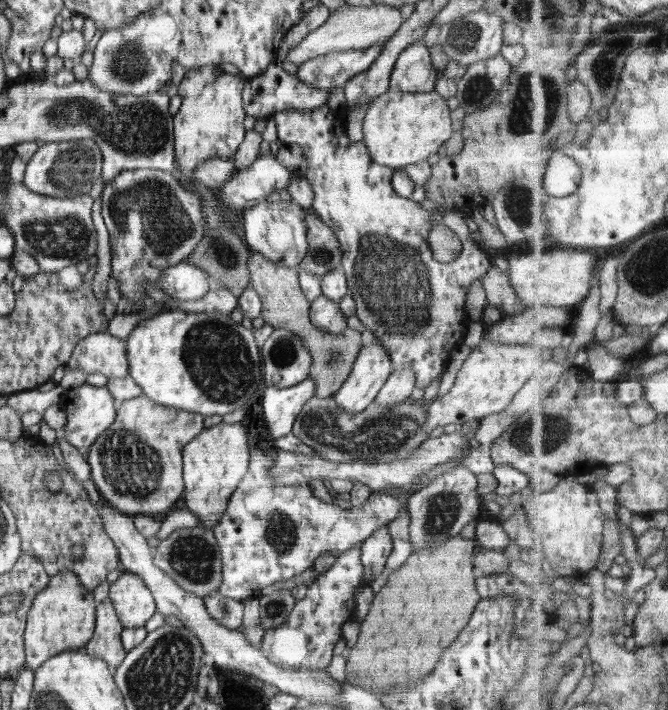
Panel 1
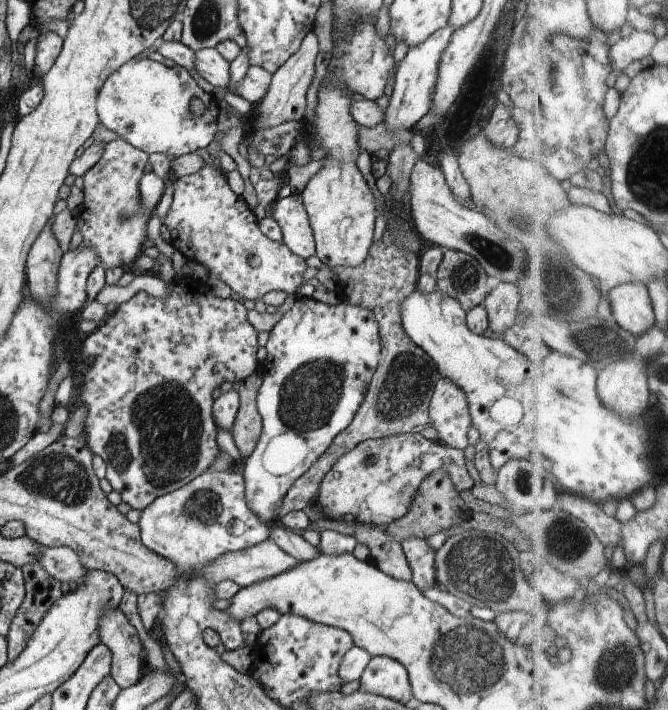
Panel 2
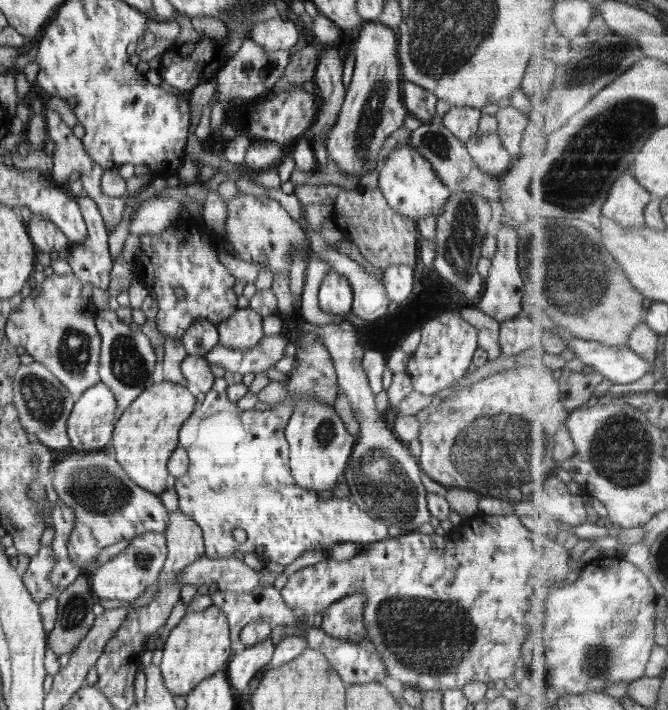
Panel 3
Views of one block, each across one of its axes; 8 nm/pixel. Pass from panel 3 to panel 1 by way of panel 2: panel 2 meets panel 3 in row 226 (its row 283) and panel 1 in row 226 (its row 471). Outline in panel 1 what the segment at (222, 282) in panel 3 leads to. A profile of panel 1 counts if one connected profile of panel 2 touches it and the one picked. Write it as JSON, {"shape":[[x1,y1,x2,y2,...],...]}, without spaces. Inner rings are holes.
{"shape":[[136,169,127,170,118,174,112,180,108,180,103,187,101,214,104,218,104,222,107,226,109,232,109,244,111,248,111,272,112,276,116,278,118,286,120,286,120,294,122,297,127,298,132,306,138,306,138,304,144,303,145,298,145,288,144,282,148,286,158,286,158,280,162,276,164,270,168,270,170,266,182,263,184,258,188,258,191,252,194,250,195,246,198,246,198,242,204,238,206,232,206,219,204,219,204,213,202,213,202,199,198,197,198,193,194,193,192,189,186,189,184,185,180,185,177,176,170,174,168,171,154,170,154,169]]}

